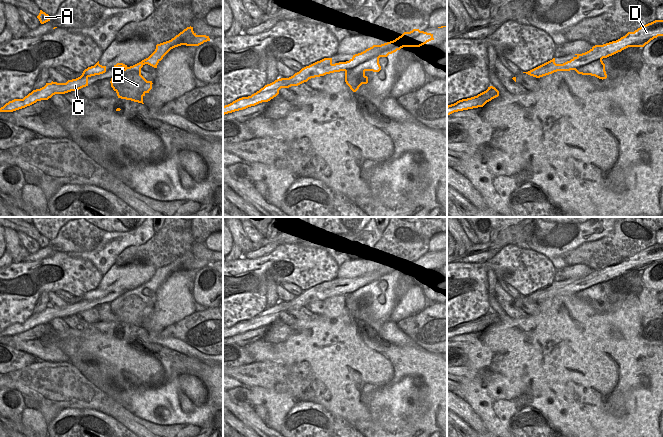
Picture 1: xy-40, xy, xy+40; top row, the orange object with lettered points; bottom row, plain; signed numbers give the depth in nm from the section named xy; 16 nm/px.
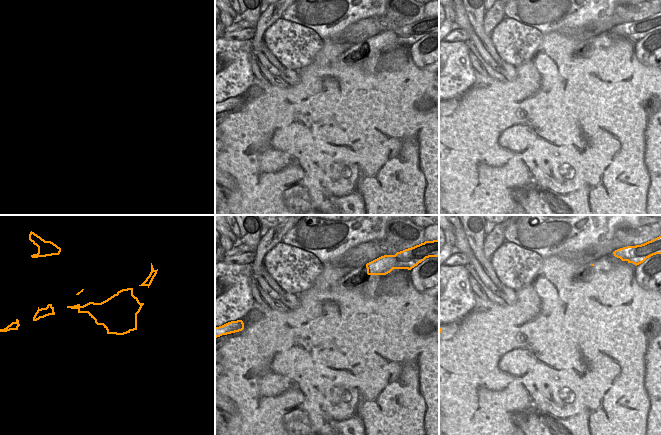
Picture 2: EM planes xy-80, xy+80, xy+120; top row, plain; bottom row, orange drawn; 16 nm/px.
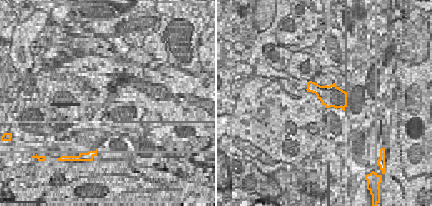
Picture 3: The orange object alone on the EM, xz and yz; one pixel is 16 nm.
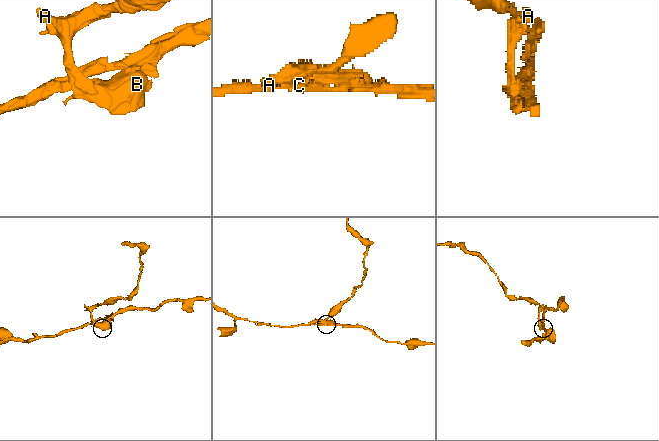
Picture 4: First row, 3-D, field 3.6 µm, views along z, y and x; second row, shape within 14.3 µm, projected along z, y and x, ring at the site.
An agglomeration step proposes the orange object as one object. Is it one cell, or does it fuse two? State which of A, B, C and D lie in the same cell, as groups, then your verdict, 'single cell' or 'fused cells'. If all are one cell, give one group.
groups A B / C D; fused cells

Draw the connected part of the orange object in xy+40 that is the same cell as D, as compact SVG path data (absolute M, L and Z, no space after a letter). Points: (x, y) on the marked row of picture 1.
M655 20L648 23L634 32L628 32L625 36L616 41L603 45L595 45L585 53L575 54L575 57L563 64L556 64L555 58L553 58L552 60L523 73L540 78L557 71L576 70L593 61L602 61L603 58L612 56L628 47L644 47L658 36L663 36L663 20Z

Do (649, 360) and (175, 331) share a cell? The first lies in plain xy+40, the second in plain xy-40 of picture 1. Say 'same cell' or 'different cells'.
different cells

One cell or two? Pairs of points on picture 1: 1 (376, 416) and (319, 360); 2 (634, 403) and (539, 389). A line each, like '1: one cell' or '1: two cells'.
1: one cell
2: one cell

